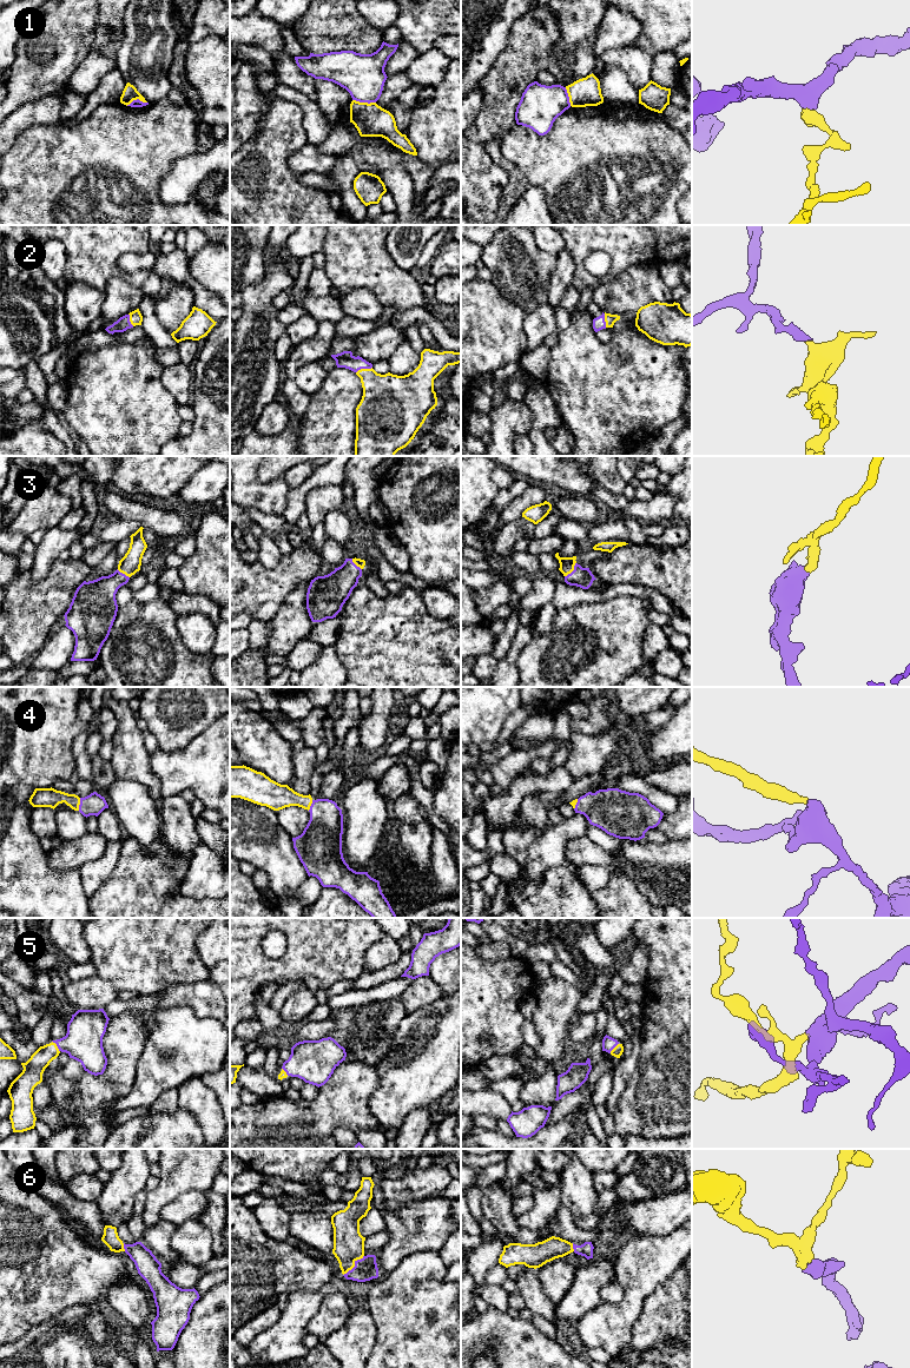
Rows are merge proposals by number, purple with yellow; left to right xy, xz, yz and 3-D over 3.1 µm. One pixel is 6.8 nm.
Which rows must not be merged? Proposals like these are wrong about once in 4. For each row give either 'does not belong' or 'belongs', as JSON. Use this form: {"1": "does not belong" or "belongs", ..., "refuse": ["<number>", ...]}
{"1": "does not belong", "2": "belongs", "3": "belongs", "4": "belongs", "5": "belongs", "6": "belongs", "refuse": ["1"]}

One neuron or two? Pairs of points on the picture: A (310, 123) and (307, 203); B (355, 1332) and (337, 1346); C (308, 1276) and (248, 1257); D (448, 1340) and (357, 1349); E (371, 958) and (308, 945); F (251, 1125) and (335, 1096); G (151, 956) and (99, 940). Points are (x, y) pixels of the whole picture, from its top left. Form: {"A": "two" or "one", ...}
{"A": "two", "B": "one", "C": "one", "D": "two", "E": "two", "F": "one", "G": "one"}

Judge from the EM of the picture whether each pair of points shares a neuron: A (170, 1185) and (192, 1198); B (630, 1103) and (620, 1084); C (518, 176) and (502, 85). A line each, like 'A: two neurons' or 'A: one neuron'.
A: two neurons
B: two neurons
C: one neuron

